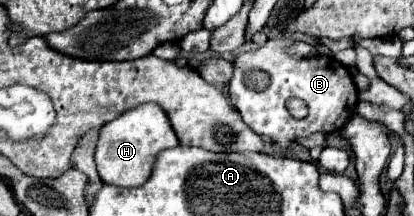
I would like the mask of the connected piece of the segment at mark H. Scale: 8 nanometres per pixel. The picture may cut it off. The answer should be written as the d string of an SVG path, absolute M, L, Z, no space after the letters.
M146 103L128 109L118 119L100 127L96 143L96 165L100 179L116 187L136 187L142 185L152 173L152 165L160 151L180 145L166 113L156 103Z

